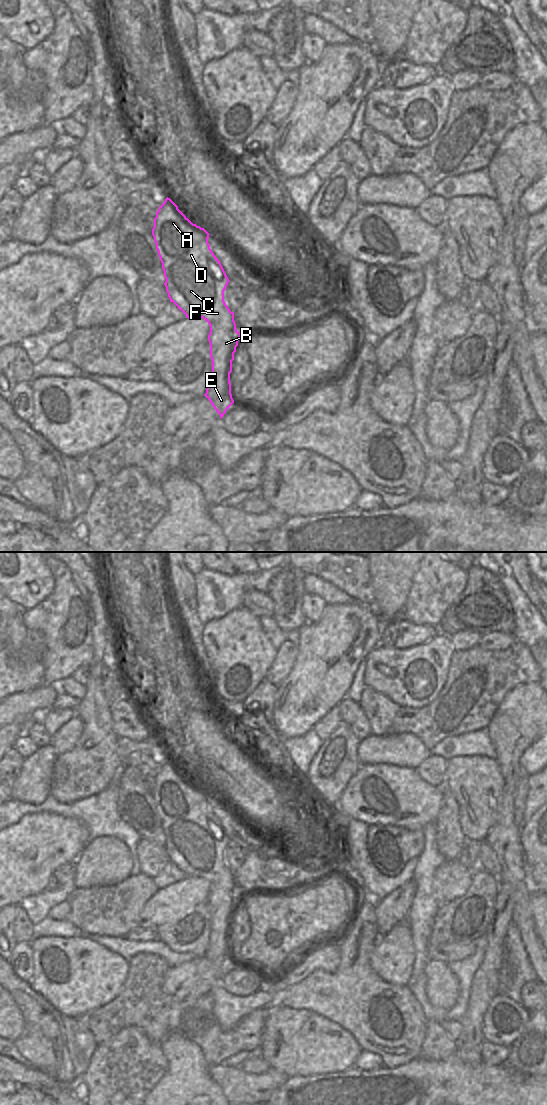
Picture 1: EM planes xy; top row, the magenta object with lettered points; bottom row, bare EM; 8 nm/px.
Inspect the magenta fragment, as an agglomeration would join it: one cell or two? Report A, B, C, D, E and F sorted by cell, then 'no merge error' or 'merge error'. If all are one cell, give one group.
A B C D E F; no merge error

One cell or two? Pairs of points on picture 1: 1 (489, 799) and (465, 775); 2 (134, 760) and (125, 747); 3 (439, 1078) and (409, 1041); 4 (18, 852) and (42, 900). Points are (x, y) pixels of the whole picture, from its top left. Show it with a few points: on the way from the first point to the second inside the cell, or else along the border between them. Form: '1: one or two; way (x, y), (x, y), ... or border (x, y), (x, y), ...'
1: one; way (483, 793), (471, 781)
2: two; border (136, 752), (133, 752), (125, 761)
3: two; border (418, 1056), (397, 1067)
4: two; border (45, 889), (34, 895), (24, 897), (18, 904)

